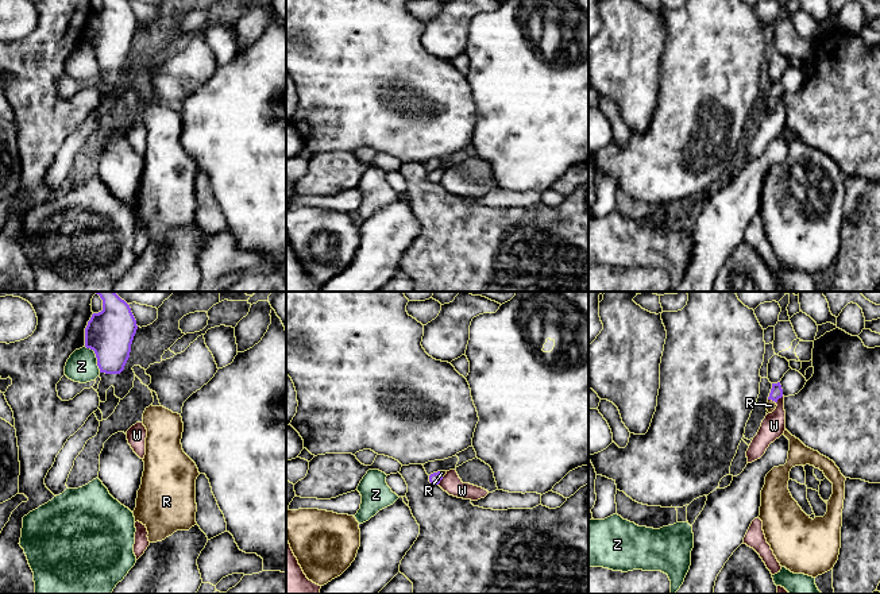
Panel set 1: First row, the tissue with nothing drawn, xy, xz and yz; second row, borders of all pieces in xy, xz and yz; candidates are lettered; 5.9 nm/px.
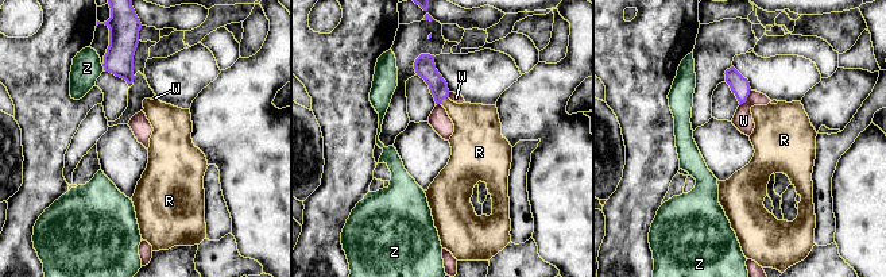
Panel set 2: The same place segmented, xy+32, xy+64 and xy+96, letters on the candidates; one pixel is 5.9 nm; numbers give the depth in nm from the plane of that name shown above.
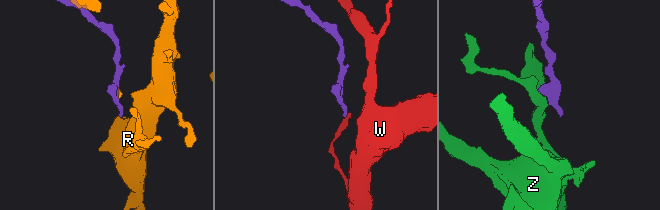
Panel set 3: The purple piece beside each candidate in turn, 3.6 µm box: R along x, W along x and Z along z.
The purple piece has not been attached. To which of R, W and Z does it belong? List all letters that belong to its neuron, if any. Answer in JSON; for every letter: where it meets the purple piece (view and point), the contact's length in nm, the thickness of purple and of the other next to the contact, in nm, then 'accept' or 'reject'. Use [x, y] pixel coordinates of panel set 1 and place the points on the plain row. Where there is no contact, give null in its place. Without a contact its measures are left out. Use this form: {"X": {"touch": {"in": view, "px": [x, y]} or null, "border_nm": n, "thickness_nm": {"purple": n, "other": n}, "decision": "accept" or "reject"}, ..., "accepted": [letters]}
{"R": {"touch": {"in": "yz", "px": [772, 97]}, "border_nm": 50, "thickness_nm": {"purple": 80, "other": 60}, "decision": "accept"}, "W": {"touch": {"in": "yz", "px": [779, 95]}, "border_nm": 60, "thickness_nm": {"purple": 80, "other": 140}, "decision": "reject"}, "Z": {"touch": {"in": "xy", "px": [96, 54]}, "border_nm": 180, "thickness_nm": {"purple": 280, "other": 180}, "decision": "reject"}, "accepted": ["R"]}

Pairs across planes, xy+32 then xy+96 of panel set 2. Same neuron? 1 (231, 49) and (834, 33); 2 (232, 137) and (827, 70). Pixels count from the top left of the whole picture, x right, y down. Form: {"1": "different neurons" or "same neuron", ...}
{"1": "different neurons", "2": "different neurons"}

